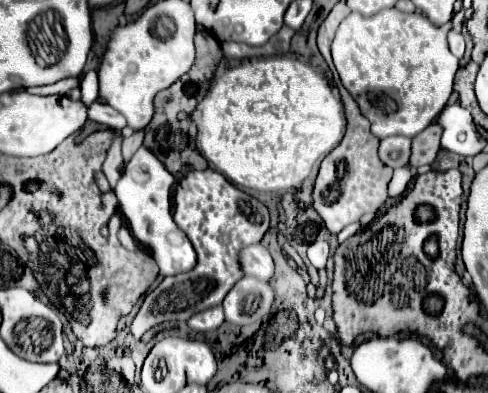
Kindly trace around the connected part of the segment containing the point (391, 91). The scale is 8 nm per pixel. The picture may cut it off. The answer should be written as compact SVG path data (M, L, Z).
M382 9L372 17L362 17L356 11L350 14L338 27L332 41L332 61L340 75L342 85L360 105L360 111L372 123L372 133L378 139L390 135L416 137L430 123L434 123L448 103L452 93L452 81L458 71L458 59L450 53L446 41L446 27L432 25L422 13L402 13L398 9Z

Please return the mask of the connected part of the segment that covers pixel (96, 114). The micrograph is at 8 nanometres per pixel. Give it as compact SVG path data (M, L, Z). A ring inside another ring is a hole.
M94 101L94 103L86 105L86 109L88 109L88 119L92 119L96 123L102 123L114 131L120 131L122 127L126 127L126 119L116 109L112 109L110 105Z

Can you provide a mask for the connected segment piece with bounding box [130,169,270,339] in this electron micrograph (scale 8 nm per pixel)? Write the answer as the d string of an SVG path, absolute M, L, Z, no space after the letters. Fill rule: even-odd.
M204 169L190 171L176 185L174 221L194 245L198 263L188 273L164 277L164 281L144 297L130 325L130 333L136 339L140 339L154 325L160 325L164 321L188 321L194 313L220 305L226 293L242 277L238 251L246 245L260 243L260 239L268 231L270 215L266 205L234 187L222 173L214 169Z

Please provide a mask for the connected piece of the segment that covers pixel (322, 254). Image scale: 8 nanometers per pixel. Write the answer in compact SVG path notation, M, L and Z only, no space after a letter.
M316 241L308 247L308 259L316 269L322 269L328 259L328 243L326 241Z

